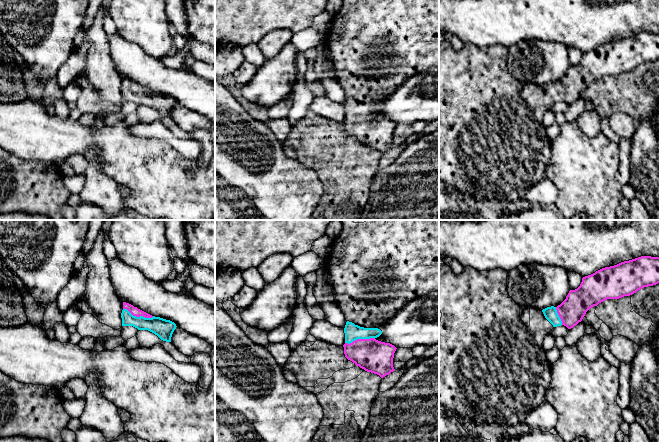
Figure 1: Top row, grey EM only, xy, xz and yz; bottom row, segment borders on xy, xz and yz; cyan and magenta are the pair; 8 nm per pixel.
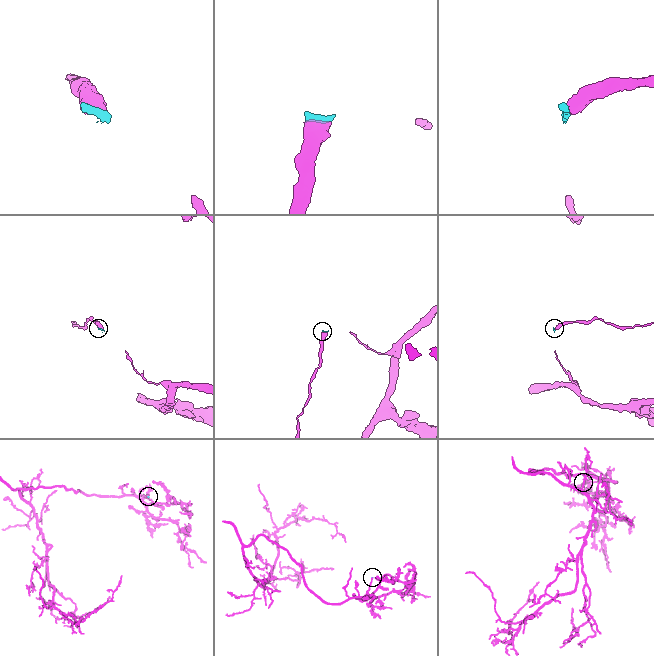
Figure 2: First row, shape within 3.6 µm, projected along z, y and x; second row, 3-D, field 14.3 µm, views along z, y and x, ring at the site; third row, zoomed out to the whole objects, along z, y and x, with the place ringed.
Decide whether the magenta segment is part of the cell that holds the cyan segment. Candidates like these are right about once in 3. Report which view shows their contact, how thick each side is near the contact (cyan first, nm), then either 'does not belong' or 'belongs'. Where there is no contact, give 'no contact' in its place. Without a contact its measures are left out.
meets cyan in xy; 150 nm thick on the cyan side, 70 nm on the other; belongs

